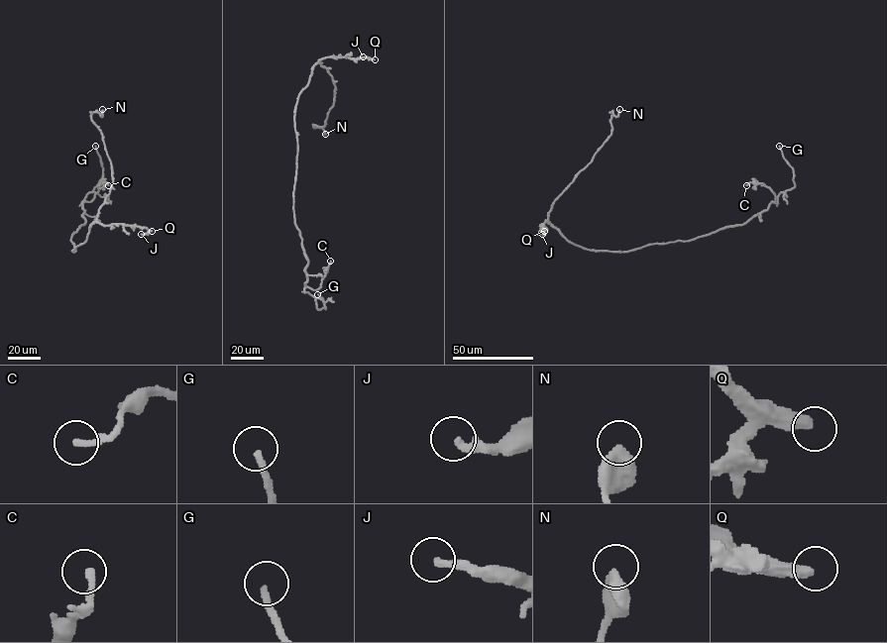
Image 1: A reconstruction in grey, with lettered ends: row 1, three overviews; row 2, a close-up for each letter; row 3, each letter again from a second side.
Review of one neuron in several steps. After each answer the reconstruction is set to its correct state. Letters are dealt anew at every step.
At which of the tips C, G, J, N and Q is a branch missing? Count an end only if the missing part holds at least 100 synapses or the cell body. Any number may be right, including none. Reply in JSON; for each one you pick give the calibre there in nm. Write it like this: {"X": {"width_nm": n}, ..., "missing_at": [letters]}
{"G": {"width_nm": 200}, "Q": {"width_nm": 400}, "missing_at": ["G", "Q"]}

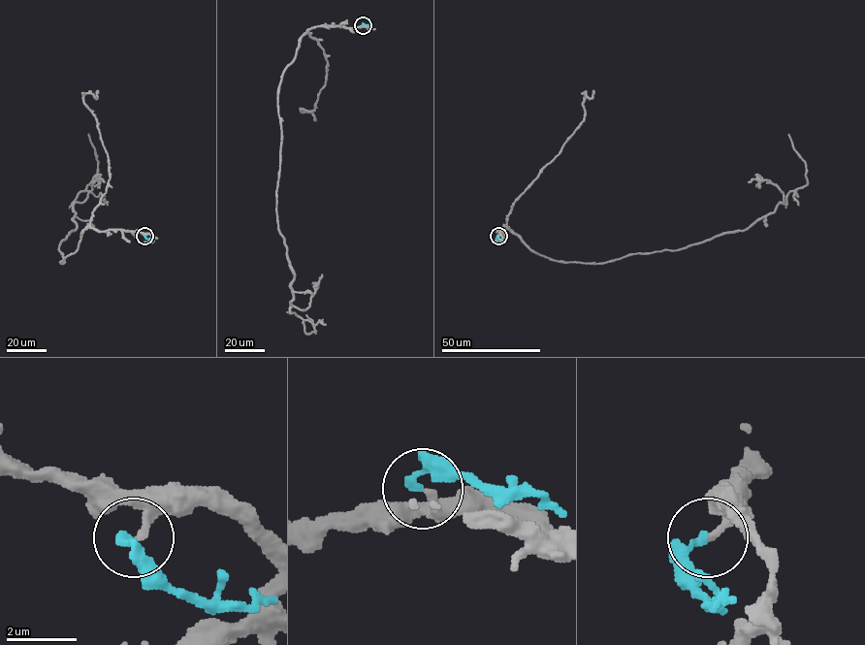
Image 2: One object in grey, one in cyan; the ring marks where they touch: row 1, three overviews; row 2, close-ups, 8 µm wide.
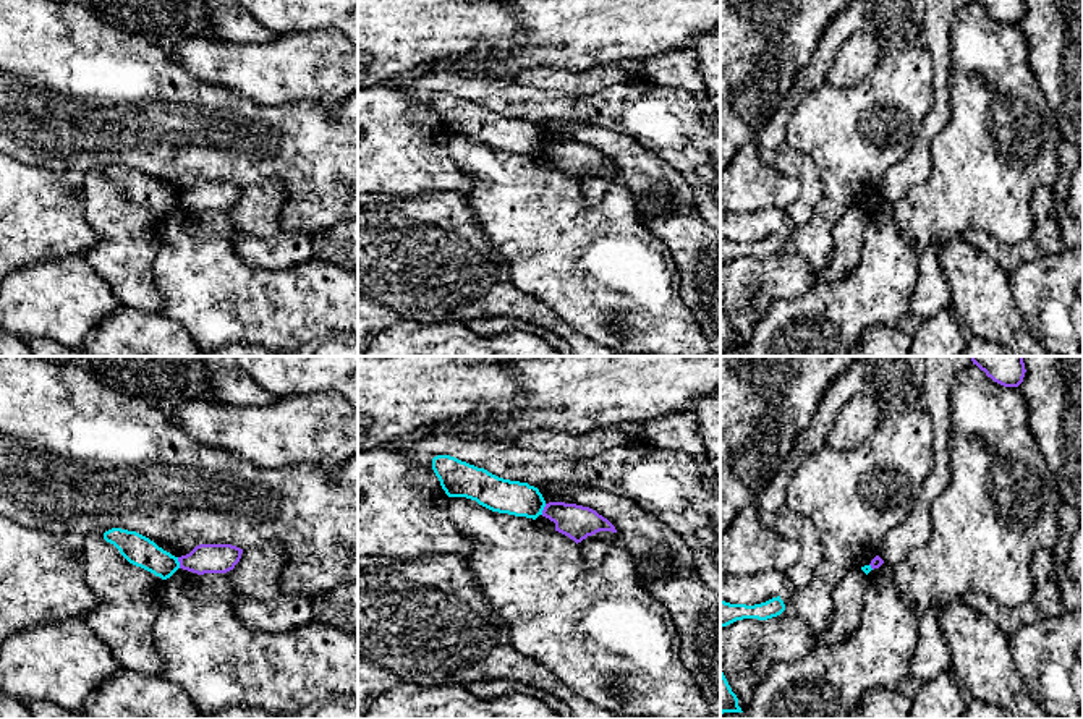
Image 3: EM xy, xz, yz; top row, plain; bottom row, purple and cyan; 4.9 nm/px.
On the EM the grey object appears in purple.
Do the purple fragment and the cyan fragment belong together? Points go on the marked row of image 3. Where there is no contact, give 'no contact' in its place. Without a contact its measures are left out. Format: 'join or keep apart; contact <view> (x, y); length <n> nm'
keep apart; contact xy (178, 561); length 60 nm

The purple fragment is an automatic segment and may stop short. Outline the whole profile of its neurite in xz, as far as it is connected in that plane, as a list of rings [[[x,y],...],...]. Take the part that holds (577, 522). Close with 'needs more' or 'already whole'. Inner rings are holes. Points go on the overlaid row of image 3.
[[[549,502],[542,517],[555,523],[555,531],[568,536],[576,544],[599,531],[617,533],[615,526],[596,510],[576,504]]] | already whole

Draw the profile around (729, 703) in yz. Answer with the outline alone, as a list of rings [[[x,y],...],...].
[[[720,669],[720,714],[724,713],[743,713],[738,706],[738,698],[732,691],[722,669]]]

